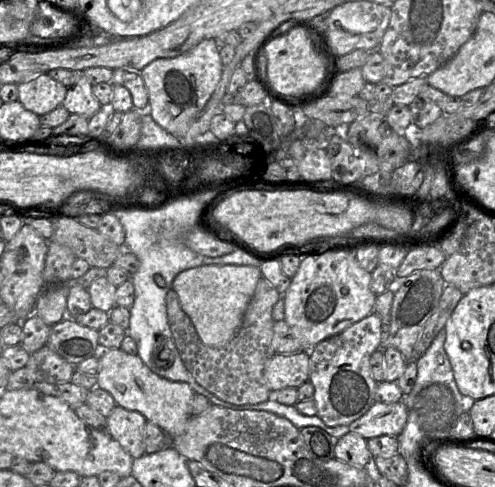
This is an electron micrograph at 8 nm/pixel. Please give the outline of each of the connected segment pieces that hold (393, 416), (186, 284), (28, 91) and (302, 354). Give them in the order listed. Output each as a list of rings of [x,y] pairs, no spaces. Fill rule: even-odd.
[[[403,400],[395,403],[374,402],[369,410],[353,421],[349,431],[365,439],[382,435],[397,437],[407,422],[407,408]]]
[[[201,265],[179,273],[172,283],[182,310],[191,319],[201,341],[222,348],[237,334],[254,295],[261,270],[246,265]]]
[[[48,73],[17,84],[18,101],[29,111],[42,116],[62,105],[67,89]]]
[[[299,351],[293,354],[275,354],[270,360],[269,362],[266,364],[265,368],[264,368],[264,379],[265,382],[268,386],[268,388],[272,391],[273,393],[273,397],[274,397],[274,392],[277,392],[281,389],[284,388],[298,388],[300,387],[302,384],[304,384],[305,382],[307,382],[309,380],[309,376],[310,376],[310,354],[309,351]]]

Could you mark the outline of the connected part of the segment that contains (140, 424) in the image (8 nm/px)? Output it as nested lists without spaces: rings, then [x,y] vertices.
[[[116,406],[106,418],[105,430],[133,459],[146,454],[143,443],[146,418],[137,411]]]

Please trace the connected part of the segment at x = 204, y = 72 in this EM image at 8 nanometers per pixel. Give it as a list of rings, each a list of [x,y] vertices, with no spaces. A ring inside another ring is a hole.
[[[215,39],[202,40],[177,57],[155,59],[141,70],[148,91],[150,115],[167,132],[176,138],[183,138],[197,114],[211,98],[222,71],[219,43]]]

